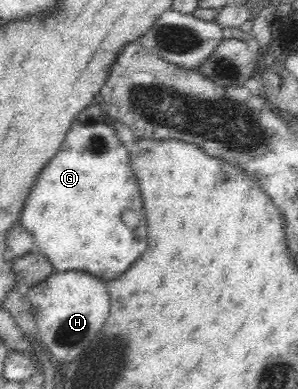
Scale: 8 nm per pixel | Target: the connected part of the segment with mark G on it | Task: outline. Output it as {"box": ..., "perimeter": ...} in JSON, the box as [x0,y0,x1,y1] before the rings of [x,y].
{"box":[19,119,148,280],"perimeter":[[[77,119],[72,123],[70,131],[66,134],[65,140],[60,145],[58,154],[44,166],[44,170],[40,172],[36,184],[32,186],[32,194],[28,196],[21,210],[19,221],[22,227],[32,234],[34,245],[38,246],[39,252],[42,253],[55,268],[55,271],[83,271],[84,273],[92,274],[98,279],[112,280],[116,278],[118,274],[122,274],[136,258],[140,258],[140,252],[146,250],[146,234],[148,234],[148,226],[146,226],[146,211],[143,203],[143,196],[140,192],[139,182],[134,174],[130,154],[127,151],[127,147],[118,138],[115,128],[112,124],[104,123],[102,119],[99,119],[93,123],[81,123]]]}

